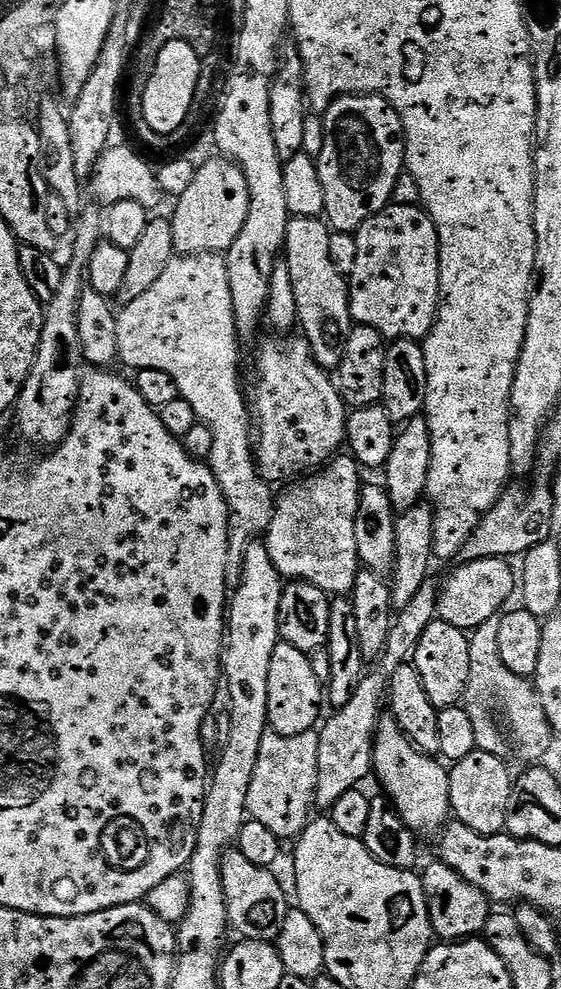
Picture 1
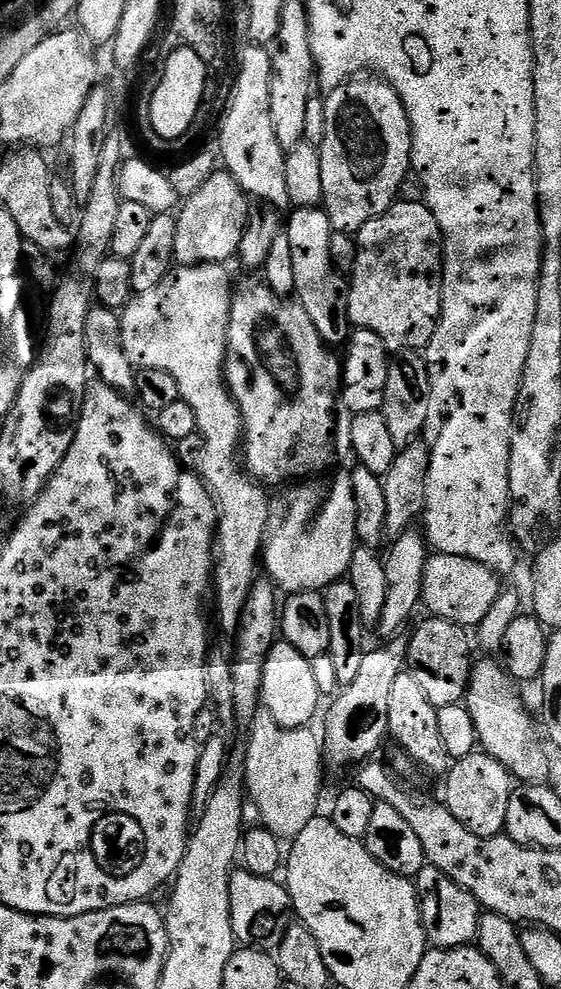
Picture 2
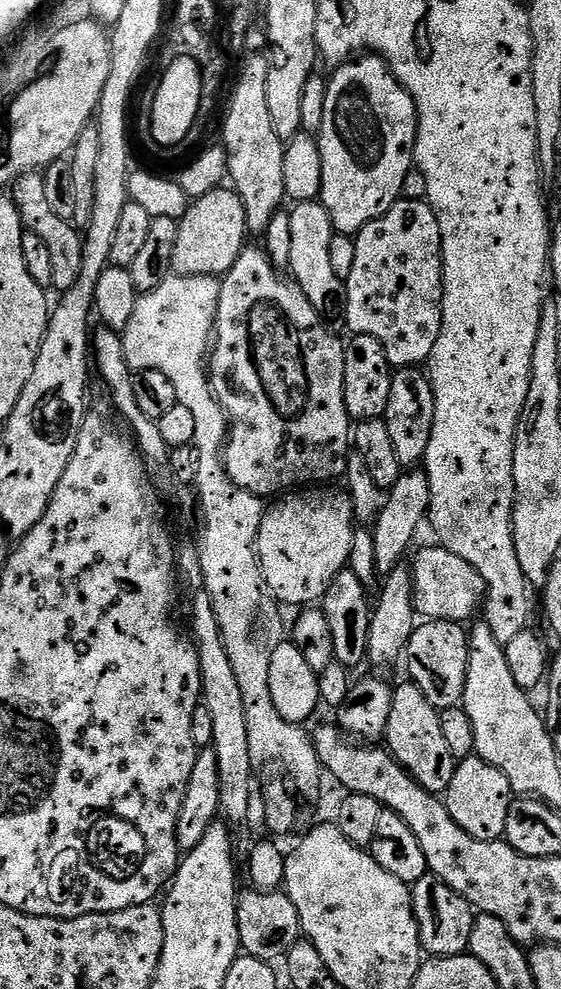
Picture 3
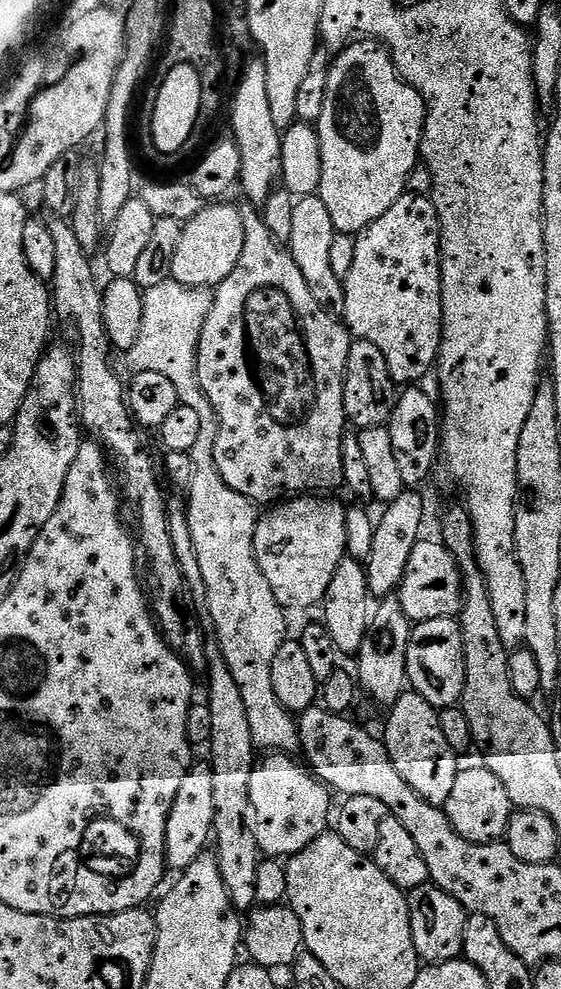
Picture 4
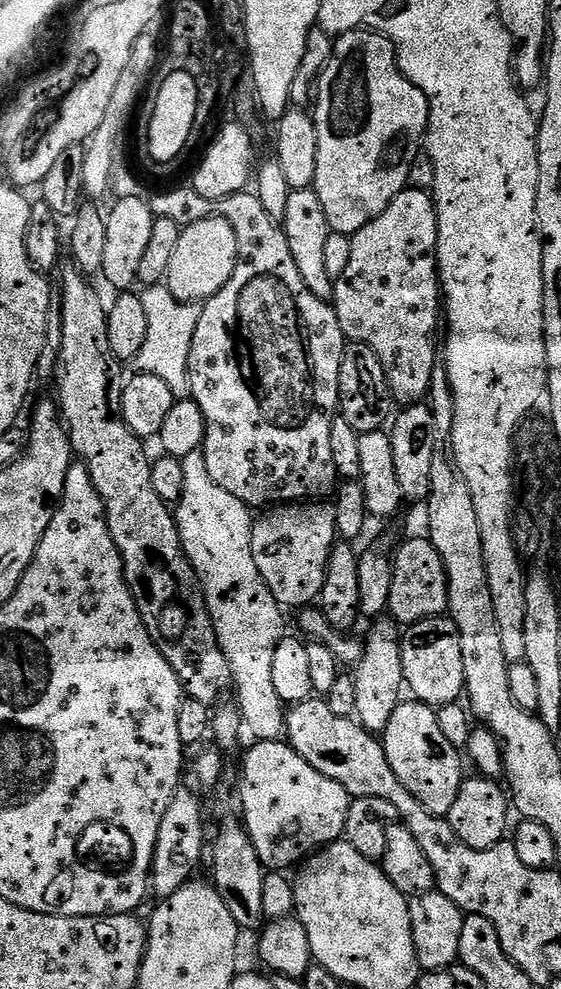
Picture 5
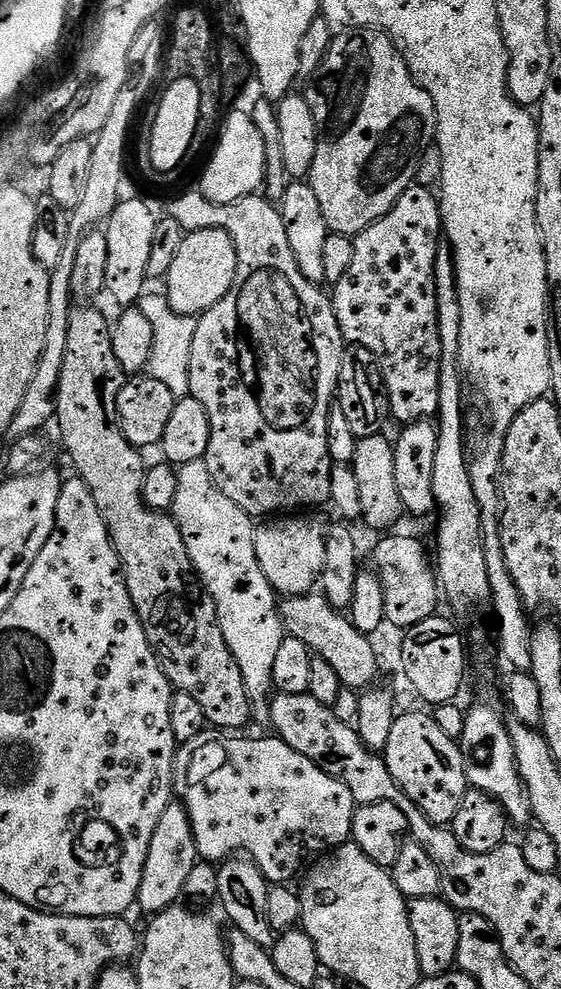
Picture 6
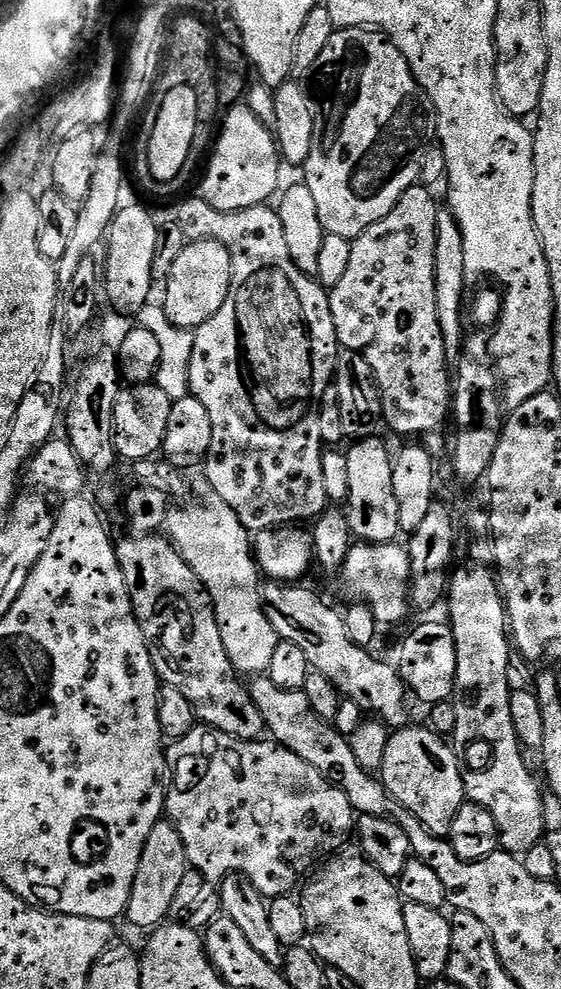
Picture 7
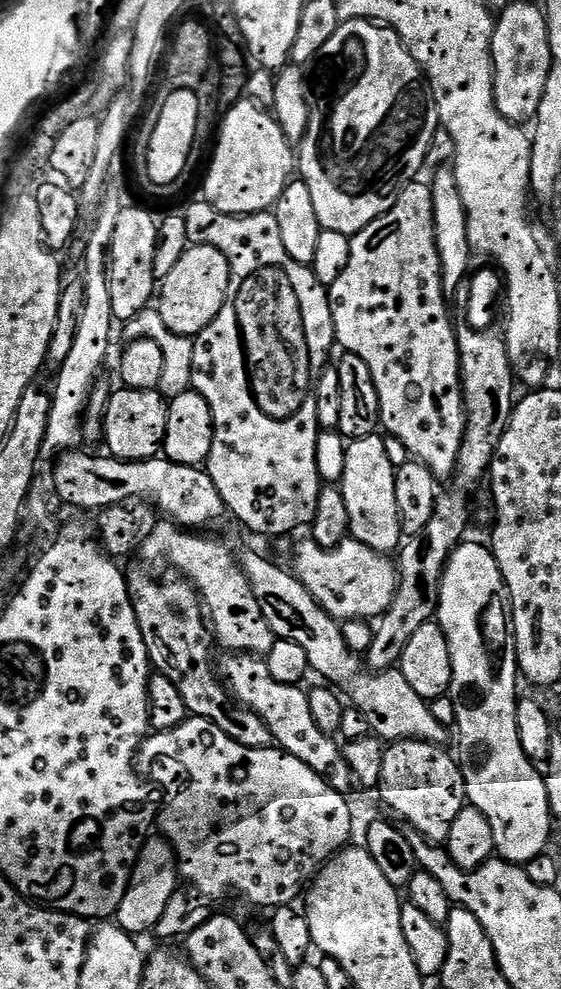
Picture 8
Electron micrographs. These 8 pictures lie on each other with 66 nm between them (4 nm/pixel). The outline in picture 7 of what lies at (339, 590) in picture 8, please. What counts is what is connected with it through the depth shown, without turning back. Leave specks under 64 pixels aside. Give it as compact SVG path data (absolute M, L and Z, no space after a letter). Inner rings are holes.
M356 542L353 543L352 549L350 550L350 554L346 554L346 558L344 559L342 567L339 569L338 575L340 575L340 580L344 583L344 588L349 592L351 599L353 601L363 601L365 604L368 604L369 607L372 608L374 614L376 615L376 619L379 621L381 625L386 626L386 624L400 624L404 619L408 616L408 600L410 604L410 597L414 592L414 585L412 582L412 558L408 555L408 549L405 547L403 543L400 542L389 542L387 544L370 544L367 542Z

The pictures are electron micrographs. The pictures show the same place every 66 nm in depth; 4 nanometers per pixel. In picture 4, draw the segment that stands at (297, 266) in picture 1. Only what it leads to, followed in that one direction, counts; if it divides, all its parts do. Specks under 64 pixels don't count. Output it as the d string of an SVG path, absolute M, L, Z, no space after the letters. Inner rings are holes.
M319 195L297 199L294 206L294 227L287 247L298 270L302 270L302 278L306 278L306 286L310 286L310 294L314 294L314 302L318 302L322 310L333 314L344 311L344 282L341 276L334 274L334 269L330 266L330 245L334 243L337 234L330 218L330 210L326 210L326 202L322 202Z

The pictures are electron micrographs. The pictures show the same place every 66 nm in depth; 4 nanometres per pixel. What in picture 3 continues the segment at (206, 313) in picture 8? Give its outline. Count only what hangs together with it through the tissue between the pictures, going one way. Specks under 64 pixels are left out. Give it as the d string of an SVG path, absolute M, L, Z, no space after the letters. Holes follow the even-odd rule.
M221 186L202 198L192 200L187 214L179 220L178 242L174 246L173 269L182 276L223 277L224 273L235 269L241 259L240 251L244 248L244 236L249 235L246 222L246 210L242 206L238 193L228 186Z

